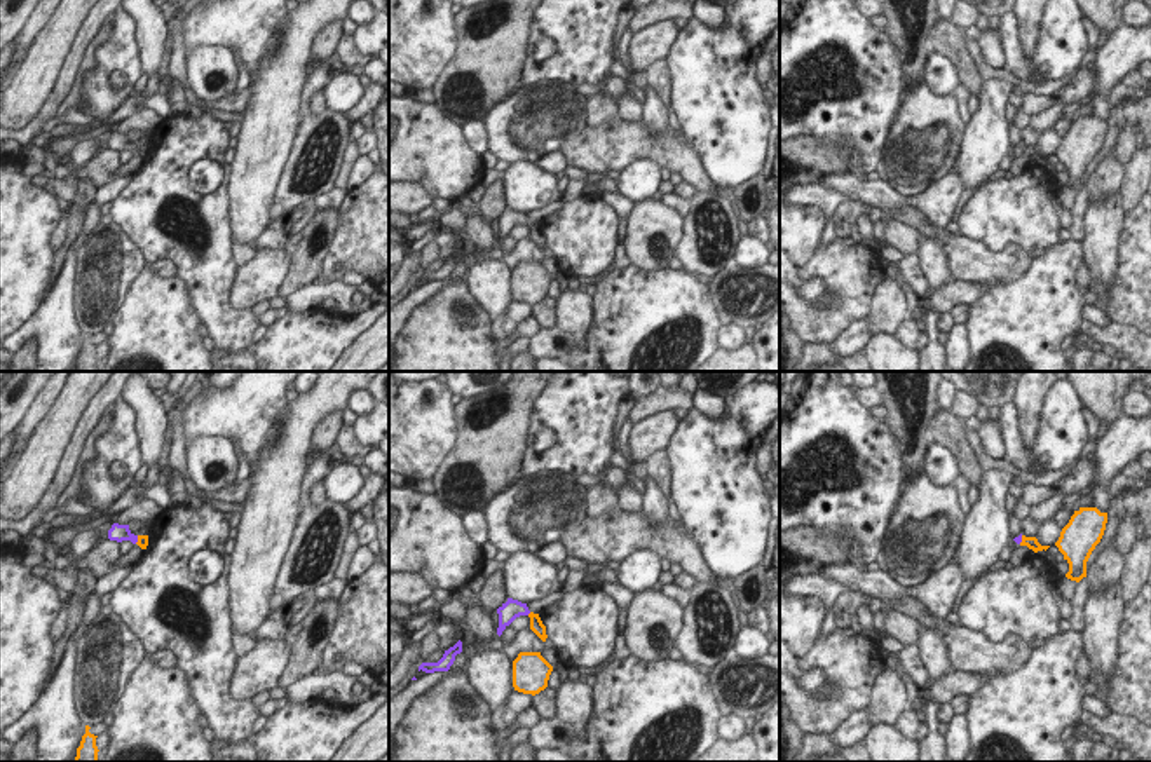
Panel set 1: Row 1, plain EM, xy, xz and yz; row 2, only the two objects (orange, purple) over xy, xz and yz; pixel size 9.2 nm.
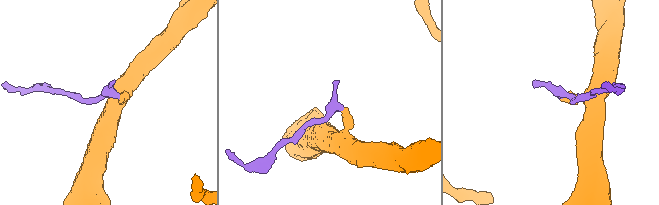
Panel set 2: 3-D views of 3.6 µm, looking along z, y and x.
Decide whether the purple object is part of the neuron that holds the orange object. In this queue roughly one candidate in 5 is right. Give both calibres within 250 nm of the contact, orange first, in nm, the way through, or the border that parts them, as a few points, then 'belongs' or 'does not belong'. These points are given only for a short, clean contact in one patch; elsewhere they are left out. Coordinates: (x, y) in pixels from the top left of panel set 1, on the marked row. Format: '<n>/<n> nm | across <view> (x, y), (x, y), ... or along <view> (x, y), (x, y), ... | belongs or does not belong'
100/160 nm | along xy (138, 536), (135, 543) | does not belong

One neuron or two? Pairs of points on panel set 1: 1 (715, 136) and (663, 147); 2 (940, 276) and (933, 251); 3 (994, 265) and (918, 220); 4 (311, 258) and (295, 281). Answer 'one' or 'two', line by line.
1: two
2: one
3: one
4: one

